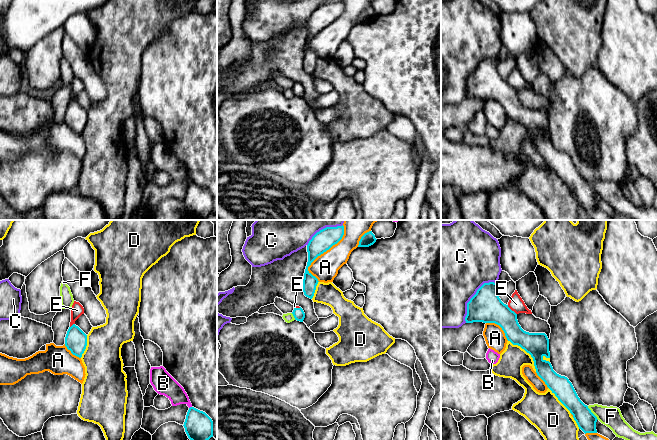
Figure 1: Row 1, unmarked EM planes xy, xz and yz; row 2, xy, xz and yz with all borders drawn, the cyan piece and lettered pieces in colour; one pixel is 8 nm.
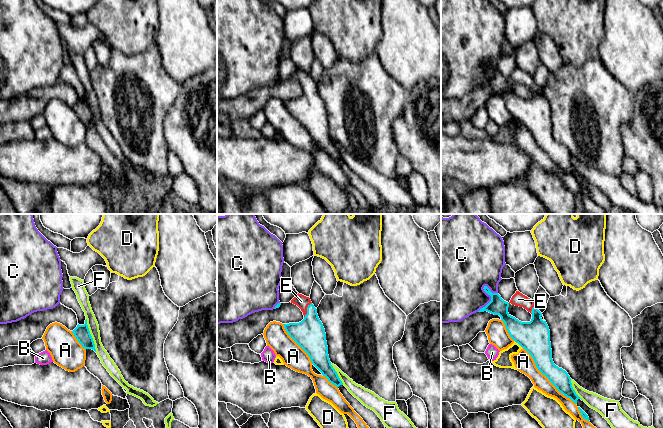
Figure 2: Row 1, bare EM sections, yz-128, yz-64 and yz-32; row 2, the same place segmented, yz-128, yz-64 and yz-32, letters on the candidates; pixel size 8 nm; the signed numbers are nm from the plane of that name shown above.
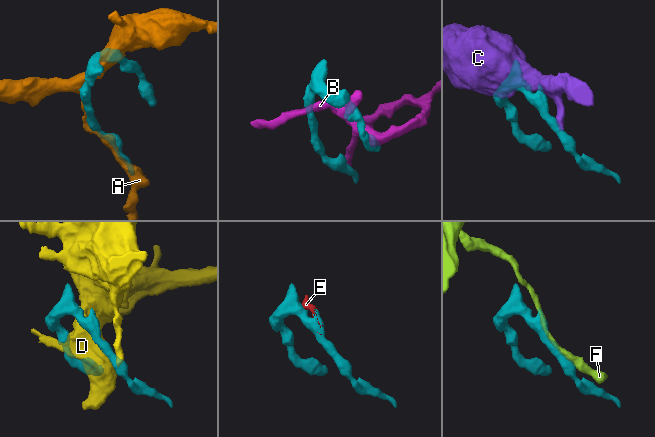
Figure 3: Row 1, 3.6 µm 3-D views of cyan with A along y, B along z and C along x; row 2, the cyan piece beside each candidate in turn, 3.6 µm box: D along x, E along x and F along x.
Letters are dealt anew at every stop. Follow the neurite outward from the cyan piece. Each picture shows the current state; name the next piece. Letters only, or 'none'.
E

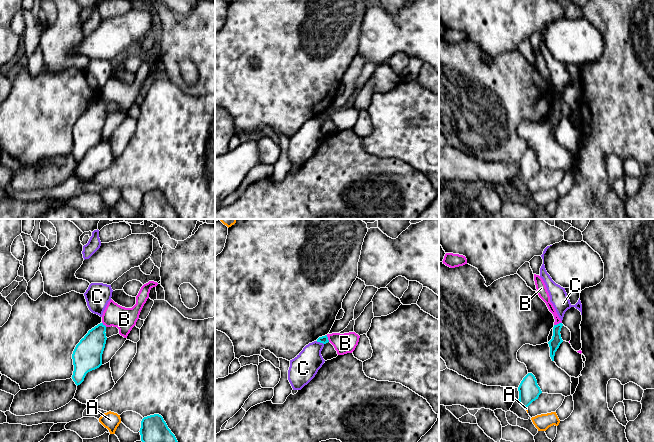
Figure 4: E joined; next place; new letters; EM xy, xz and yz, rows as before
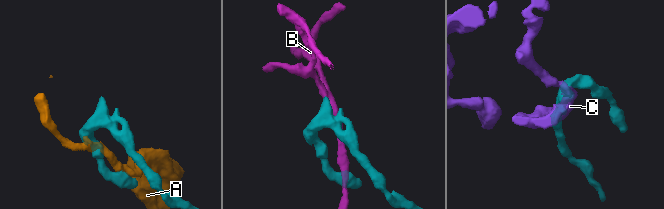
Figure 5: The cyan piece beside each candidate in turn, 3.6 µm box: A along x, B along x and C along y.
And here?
none

